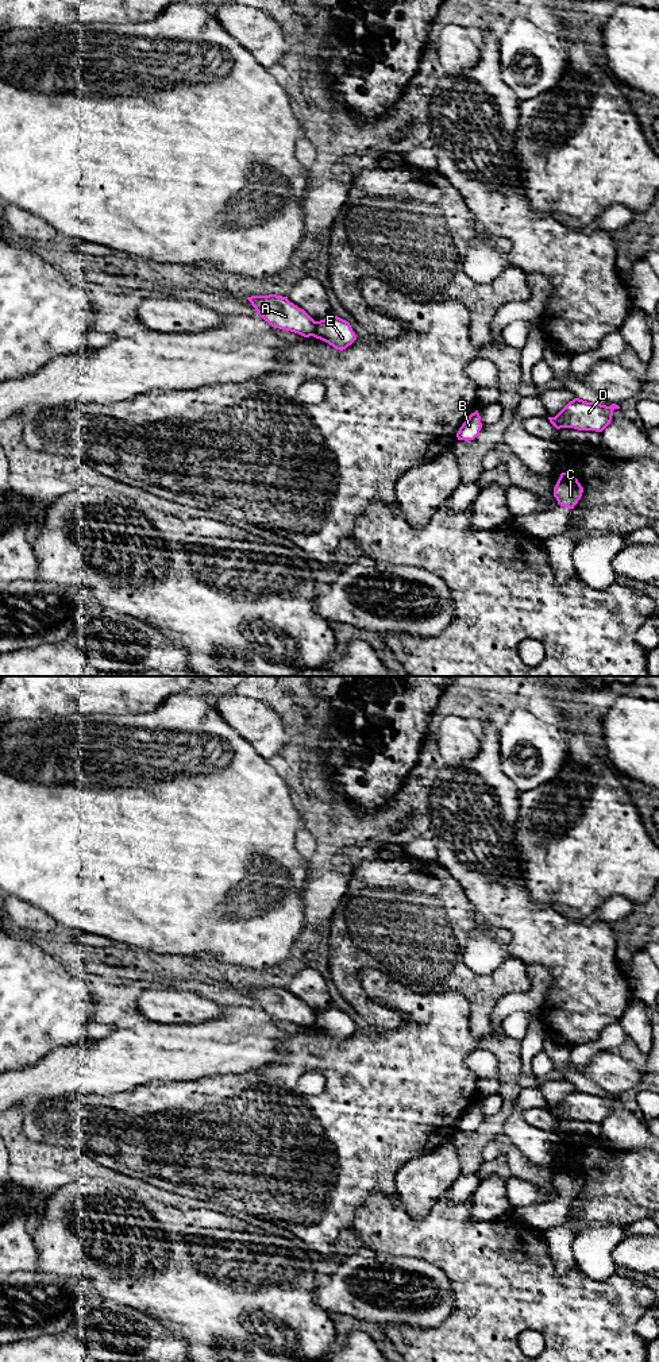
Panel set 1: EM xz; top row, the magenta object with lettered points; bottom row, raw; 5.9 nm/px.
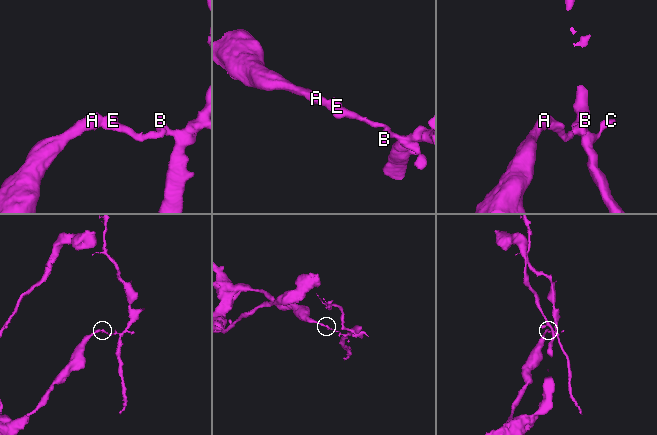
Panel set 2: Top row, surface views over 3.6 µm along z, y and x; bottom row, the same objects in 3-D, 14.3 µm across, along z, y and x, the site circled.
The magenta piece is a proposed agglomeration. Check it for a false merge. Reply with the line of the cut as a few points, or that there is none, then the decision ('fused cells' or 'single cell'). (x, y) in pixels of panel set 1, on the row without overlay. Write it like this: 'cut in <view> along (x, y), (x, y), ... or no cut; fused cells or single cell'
cut in xz along (316, 1013), (311, 1026); fused cells

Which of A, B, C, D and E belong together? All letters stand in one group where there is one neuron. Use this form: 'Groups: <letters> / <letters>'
Groups: A / B C D E

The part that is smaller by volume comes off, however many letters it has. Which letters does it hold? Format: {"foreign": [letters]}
{"foreign": ["B", "C", "D", "E"]}

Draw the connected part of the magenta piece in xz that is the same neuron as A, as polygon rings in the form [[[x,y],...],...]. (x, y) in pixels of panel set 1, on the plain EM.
[[[269,985],[247,988],[258,1006],[271,1018],[298,1025],[304,1029],[312,1027],[316,1012],[288,988]]]

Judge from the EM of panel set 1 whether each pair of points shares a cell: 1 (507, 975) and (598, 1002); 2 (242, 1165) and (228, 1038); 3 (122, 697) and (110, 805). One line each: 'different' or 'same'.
1: different
2: different
3: different

